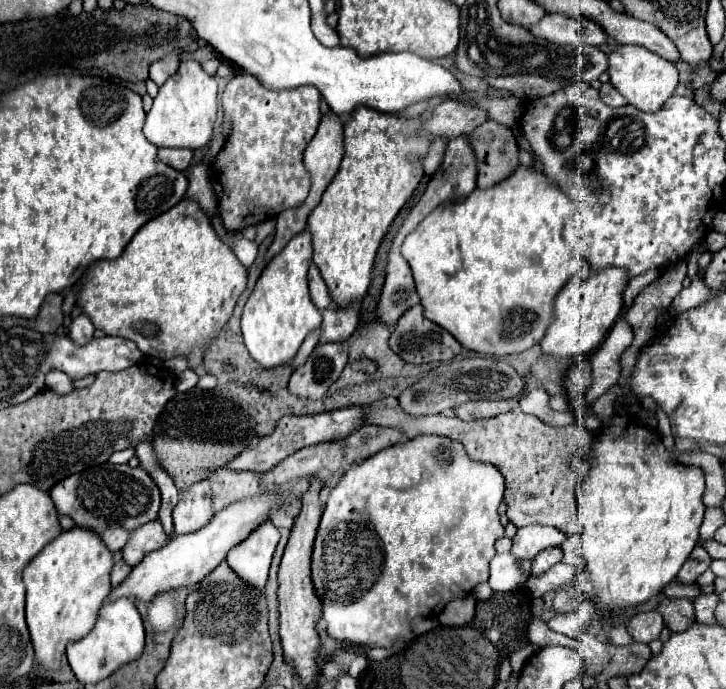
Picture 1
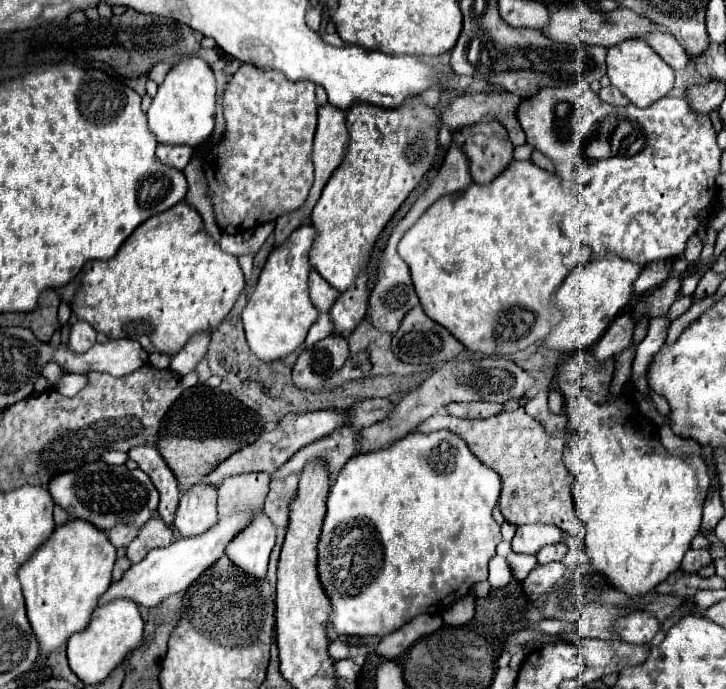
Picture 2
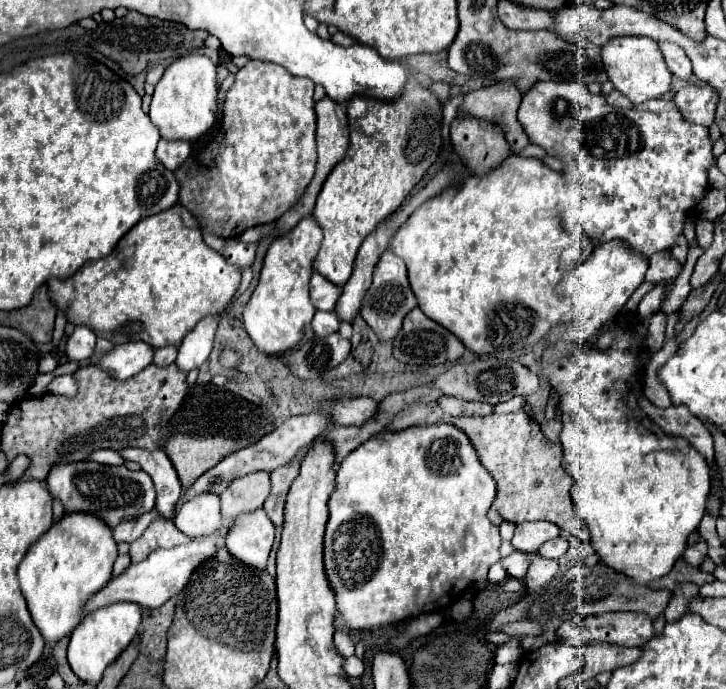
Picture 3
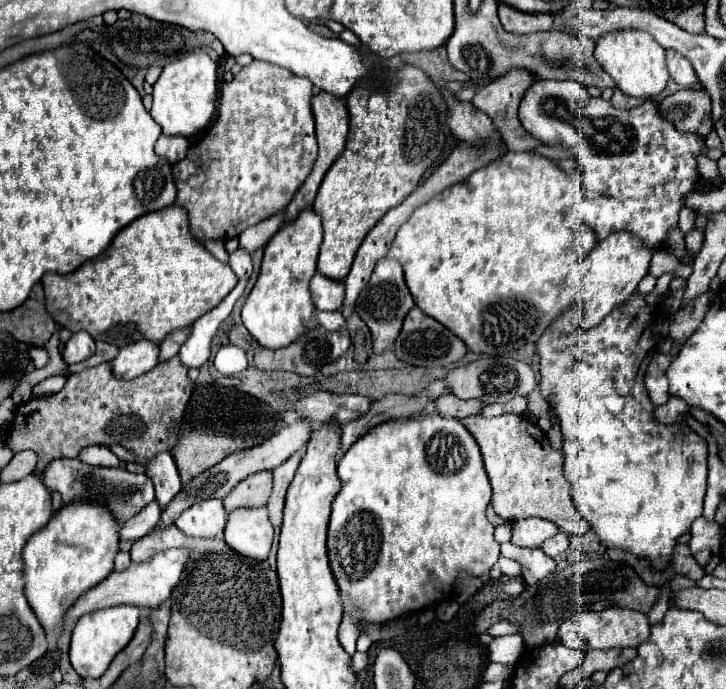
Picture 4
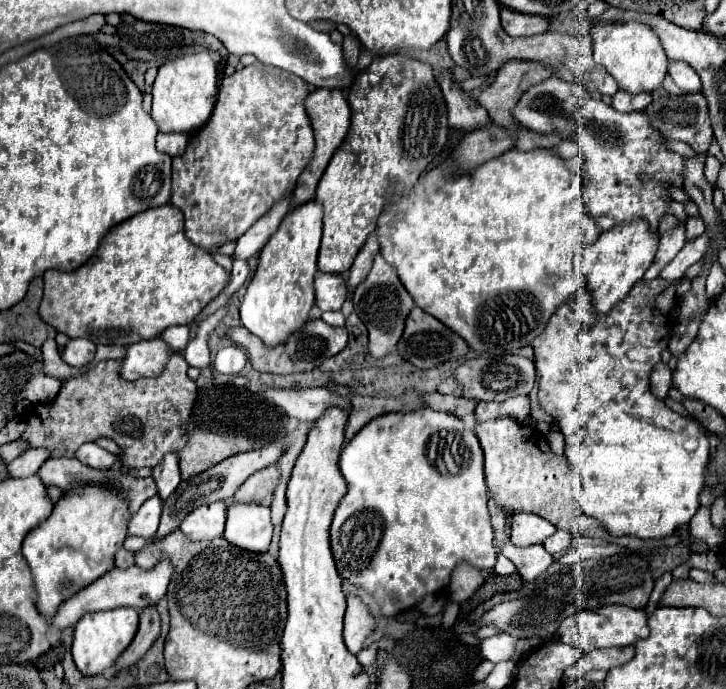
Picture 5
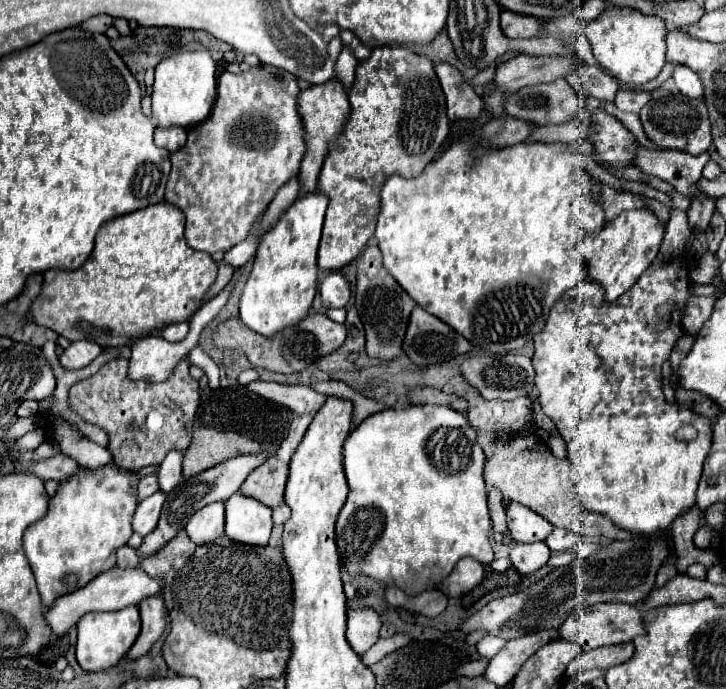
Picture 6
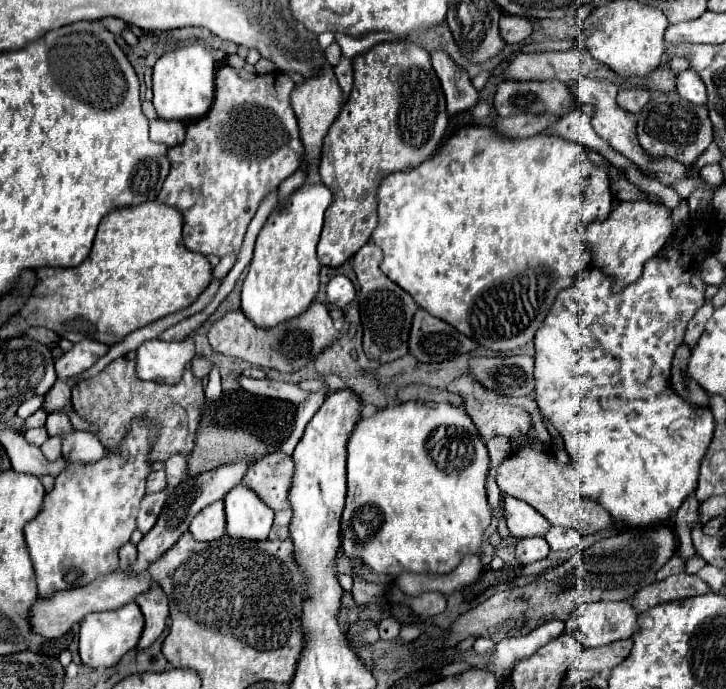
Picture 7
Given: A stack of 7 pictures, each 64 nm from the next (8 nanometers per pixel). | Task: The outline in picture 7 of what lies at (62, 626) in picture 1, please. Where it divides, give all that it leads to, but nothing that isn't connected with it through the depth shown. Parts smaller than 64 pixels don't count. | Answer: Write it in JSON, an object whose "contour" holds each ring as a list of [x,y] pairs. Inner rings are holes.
{"contour":[[[134,418],[130,432],[116,448],[106,450],[100,462],[68,462],[68,470],[56,476],[42,510],[24,526],[40,598],[48,598],[56,590],[86,586],[98,576],[118,570],[118,550],[130,540],[140,502],[146,496],[146,478],[152,472],[148,454],[156,438],[158,424],[152,418]]]}

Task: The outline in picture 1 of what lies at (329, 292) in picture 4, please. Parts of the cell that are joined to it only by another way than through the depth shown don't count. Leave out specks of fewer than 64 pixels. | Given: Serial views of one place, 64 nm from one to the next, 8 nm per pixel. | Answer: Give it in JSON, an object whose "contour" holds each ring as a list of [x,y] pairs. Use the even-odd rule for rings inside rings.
{"contour":[[[314,264],[310,266],[308,282],[310,282],[310,296],[312,296],[312,302],[316,304],[318,310],[326,310],[326,308],[332,304],[332,300],[330,300],[330,294],[328,294],[328,286],[322,282],[322,276],[320,276],[320,272],[316,270]]]}

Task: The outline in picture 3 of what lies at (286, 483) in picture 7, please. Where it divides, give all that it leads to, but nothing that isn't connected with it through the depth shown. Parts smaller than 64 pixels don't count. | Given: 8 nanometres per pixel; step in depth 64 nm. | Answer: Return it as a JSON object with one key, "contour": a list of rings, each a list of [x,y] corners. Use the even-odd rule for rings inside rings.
{"contour":[[[254,472],[242,478],[236,478],[226,492],[220,496],[222,502],[222,516],[234,518],[242,512],[252,512],[262,508],[266,496],[270,494],[270,474],[268,472]]]}

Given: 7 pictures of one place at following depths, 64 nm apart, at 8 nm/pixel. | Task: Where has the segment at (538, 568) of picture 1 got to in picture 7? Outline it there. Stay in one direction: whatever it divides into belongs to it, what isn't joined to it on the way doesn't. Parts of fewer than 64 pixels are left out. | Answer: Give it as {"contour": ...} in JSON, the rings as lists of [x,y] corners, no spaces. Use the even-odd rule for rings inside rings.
{"contour":[[[552,526],[546,536],[544,536],[550,544],[552,550],[574,550],[580,544],[580,534],[572,528],[562,528],[562,526]]]}

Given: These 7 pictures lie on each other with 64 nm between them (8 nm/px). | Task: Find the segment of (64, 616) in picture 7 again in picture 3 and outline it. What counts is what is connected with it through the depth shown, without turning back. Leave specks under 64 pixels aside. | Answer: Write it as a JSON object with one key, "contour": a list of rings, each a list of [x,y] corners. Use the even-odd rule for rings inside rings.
{"contour":[[[228,526],[220,528],[218,532],[192,540],[190,544],[184,546],[176,546],[170,550],[154,550],[146,560],[138,562],[138,564],[130,564],[128,570],[124,570],[124,574],[120,576],[112,576],[108,586],[104,586],[104,590],[98,590],[90,600],[88,606],[84,608],[84,614],[104,608],[108,604],[114,602],[134,602],[140,604],[144,608],[160,608],[168,598],[176,596],[188,582],[190,574],[194,572],[194,568],[198,568],[204,560],[208,560],[212,554],[216,554],[216,548],[224,542],[224,536],[228,534]]]}

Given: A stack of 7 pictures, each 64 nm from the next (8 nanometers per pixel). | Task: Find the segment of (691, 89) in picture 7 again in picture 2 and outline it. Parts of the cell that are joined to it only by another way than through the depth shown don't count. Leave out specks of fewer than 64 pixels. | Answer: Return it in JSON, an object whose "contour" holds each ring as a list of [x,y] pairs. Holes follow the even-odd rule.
{"contour":[[[654,32],[654,34],[646,36],[644,40],[660,54],[660,58],[662,58],[672,70],[686,70],[686,68],[688,68],[690,58],[686,56],[686,50],[676,42],[674,36],[662,34],[662,32]]]}

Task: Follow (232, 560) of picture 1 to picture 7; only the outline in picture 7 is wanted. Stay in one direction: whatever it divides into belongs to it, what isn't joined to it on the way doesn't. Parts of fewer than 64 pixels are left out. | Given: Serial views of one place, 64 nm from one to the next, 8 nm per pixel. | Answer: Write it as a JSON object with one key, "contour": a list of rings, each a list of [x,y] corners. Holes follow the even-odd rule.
{"contour":[[[238,484],[224,498],[228,534],[244,540],[266,540],[272,528],[274,512],[258,498],[254,490]]]}

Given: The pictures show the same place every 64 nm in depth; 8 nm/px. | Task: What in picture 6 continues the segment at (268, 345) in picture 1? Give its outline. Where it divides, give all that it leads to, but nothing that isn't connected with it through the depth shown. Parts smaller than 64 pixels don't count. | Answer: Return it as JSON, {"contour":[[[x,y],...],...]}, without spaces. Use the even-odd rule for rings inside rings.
{"contour":[[[320,190],[300,194],[278,218],[276,226],[270,226],[260,236],[252,272],[240,298],[240,318],[250,330],[264,336],[274,336],[286,326],[300,322],[308,314],[318,286],[316,252],[326,206],[328,196]]]}

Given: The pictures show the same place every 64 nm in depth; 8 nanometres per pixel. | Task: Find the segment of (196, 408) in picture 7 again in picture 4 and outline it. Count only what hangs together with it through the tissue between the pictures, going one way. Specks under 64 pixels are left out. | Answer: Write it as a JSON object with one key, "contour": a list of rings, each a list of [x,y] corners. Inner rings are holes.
{"contour":[[[178,356],[170,358],[168,362],[158,364],[154,370],[150,370],[134,380],[118,380],[112,374],[110,362],[104,362],[94,368],[82,370],[78,374],[68,374],[68,382],[58,394],[52,394],[48,398],[32,398],[30,402],[18,406],[6,444],[14,452],[34,450],[40,456],[36,474],[42,474],[42,470],[46,468],[46,464],[50,460],[76,458],[84,446],[110,444],[110,442],[120,444],[126,450],[130,450],[132,454],[136,454],[136,464],[148,464],[156,454],[172,450],[178,444],[178,442],[174,442],[178,438],[176,428],[182,422],[184,410],[192,396],[192,388],[194,388],[194,384],[188,378],[188,368],[180,362]]]}

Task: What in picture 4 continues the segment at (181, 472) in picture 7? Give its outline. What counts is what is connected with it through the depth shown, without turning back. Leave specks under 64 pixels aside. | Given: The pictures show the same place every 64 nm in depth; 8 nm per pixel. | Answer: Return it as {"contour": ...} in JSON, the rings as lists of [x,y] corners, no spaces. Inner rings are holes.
{"contour":[[[170,452],[158,454],[152,462],[146,464],[146,474],[152,478],[156,486],[156,500],[160,508],[166,508],[166,504],[180,492],[180,476],[176,470],[176,462]]]}

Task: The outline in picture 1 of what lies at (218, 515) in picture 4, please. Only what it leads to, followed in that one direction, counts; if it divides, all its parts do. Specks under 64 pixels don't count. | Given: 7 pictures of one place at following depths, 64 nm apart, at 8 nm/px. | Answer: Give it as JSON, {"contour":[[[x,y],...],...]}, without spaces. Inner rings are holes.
{"contour":[[[208,480],[192,484],[186,492],[180,494],[180,500],[174,508],[174,532],[190,534],[192,530],[200,530],[212,520],[216,510],[212,508],[212,490]]]}

